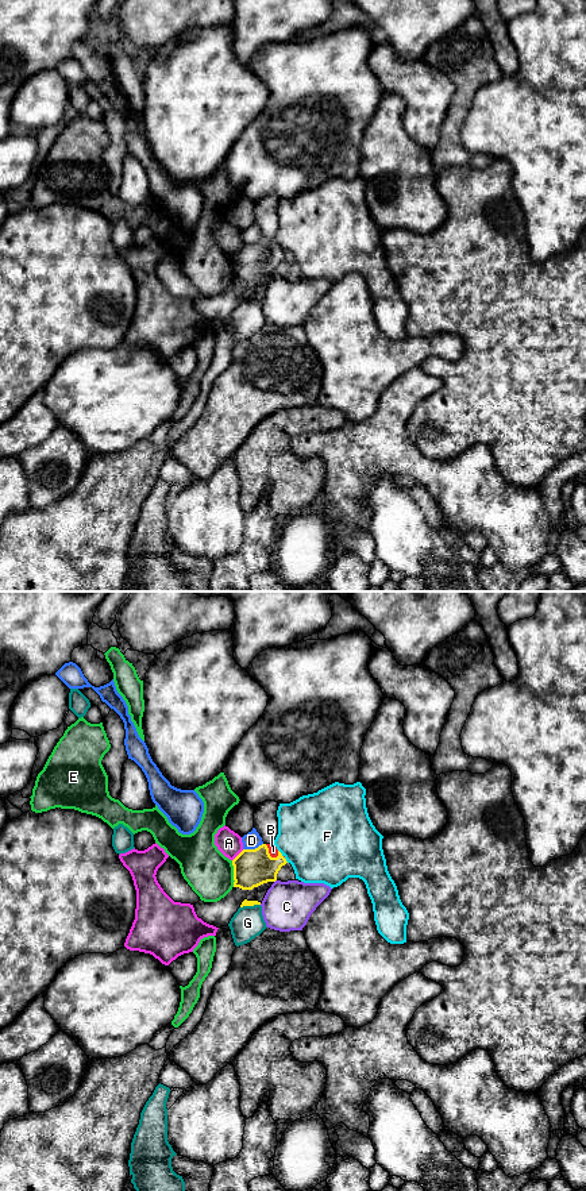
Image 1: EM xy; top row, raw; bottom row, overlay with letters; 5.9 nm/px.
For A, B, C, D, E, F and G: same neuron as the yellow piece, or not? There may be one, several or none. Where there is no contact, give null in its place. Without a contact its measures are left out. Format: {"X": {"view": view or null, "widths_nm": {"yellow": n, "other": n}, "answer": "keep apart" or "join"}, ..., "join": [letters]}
{"A": {"view": "xy", "widths_nm": {"yellow": 220, "other": 150}, "answer": "keep apart"}, "B": {"view": "xy", "widths_nm": {"yellow": 220, "other": 60}, "answer": "join"}, "C": {"view": null, "answer": "keep apart"}, "D": {"view": "xy", "widths_nm": {"yellow": 220, "other": 100}, "answer": "keep apart"}, "E": {"view": "xy", "widths_nm": {"yellow": 220, "other": 280}, "answer": "keep apart"}, "F": {"view": "xy", "widths_nm": {"yellow": 220, "other": 480}, "answer": "keep apart"}, "G": {"view": "xy", "widths_nm": {"yellow": 40, "other": 190}, "answer": "keep apart"}, "join": ["B"]}

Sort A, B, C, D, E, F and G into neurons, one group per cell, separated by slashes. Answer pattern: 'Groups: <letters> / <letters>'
Groups: A / B / C / D / E / F / G

